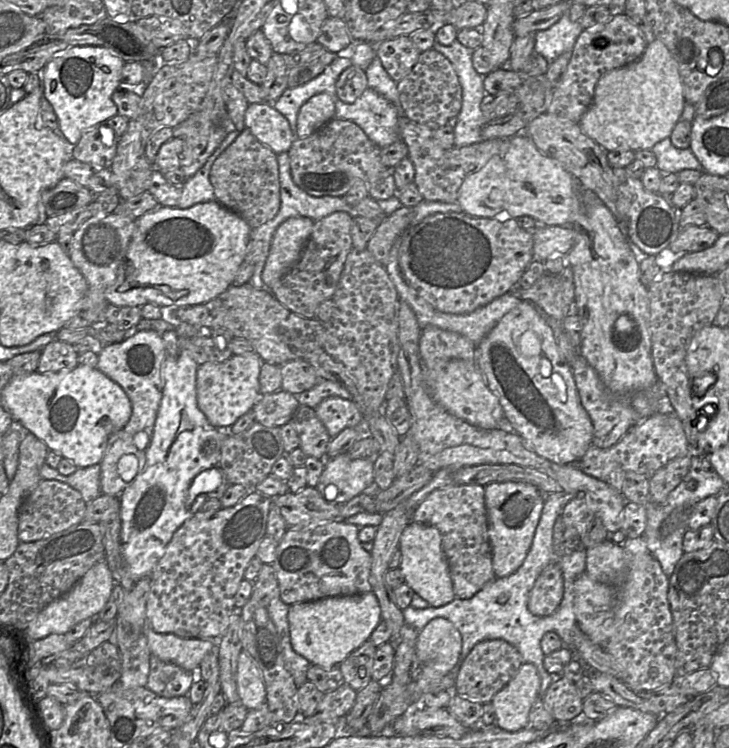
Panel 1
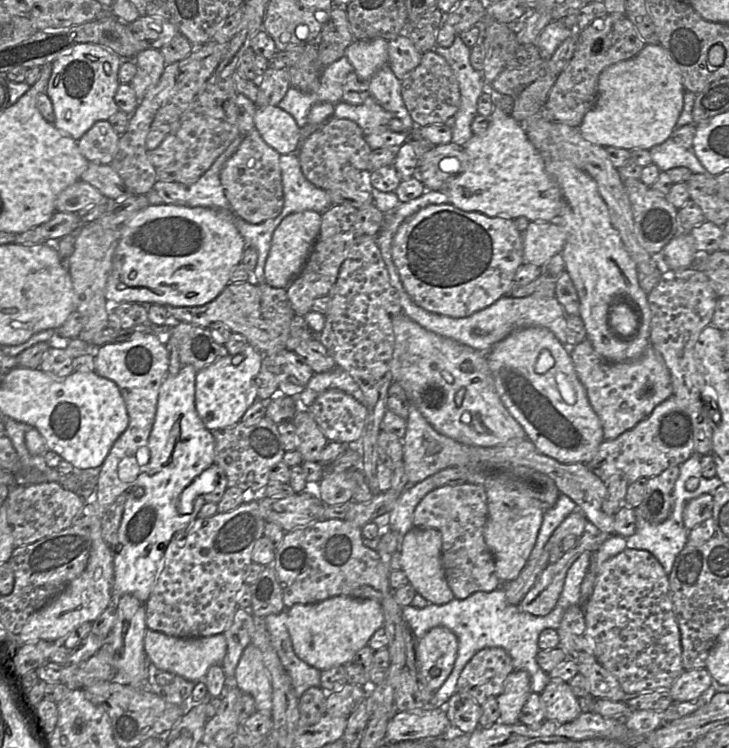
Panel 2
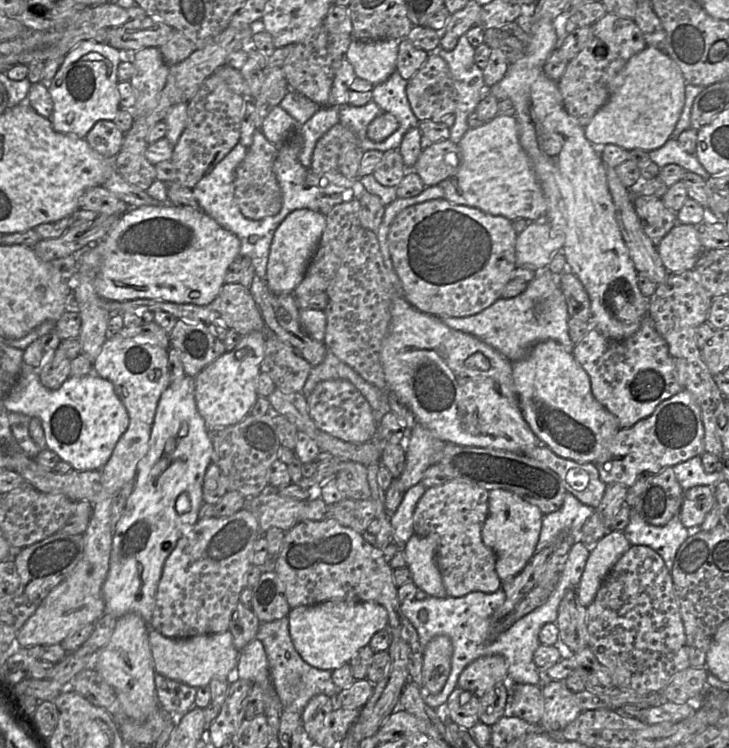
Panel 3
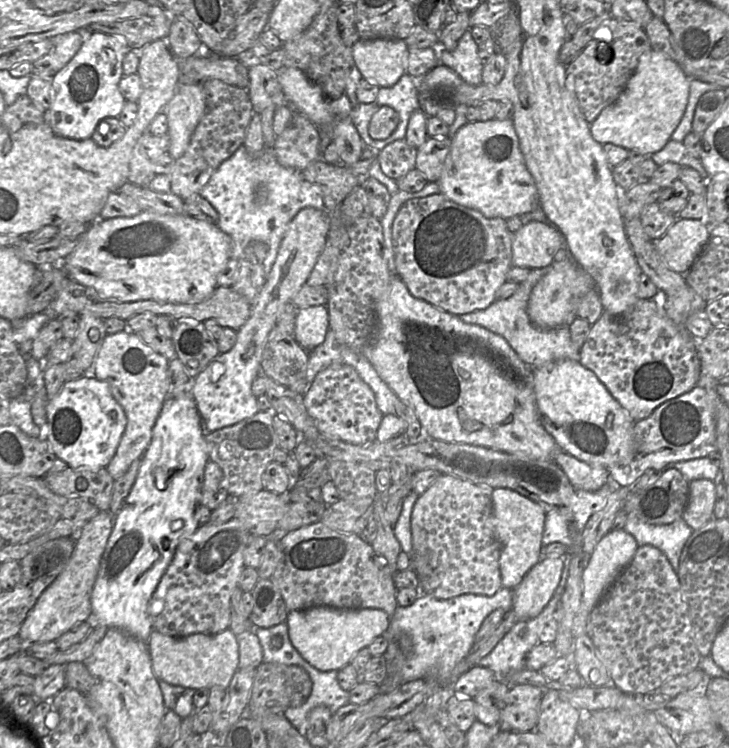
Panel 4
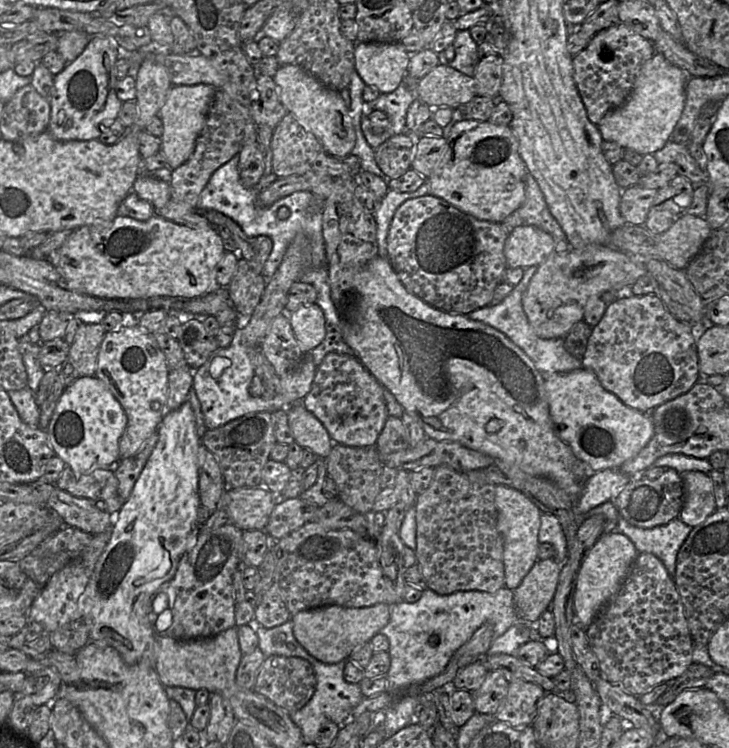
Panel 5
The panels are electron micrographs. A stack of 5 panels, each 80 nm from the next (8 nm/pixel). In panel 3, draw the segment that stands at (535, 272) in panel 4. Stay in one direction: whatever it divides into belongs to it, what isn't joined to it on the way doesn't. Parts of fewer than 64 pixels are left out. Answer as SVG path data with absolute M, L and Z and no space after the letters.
M549 269L536 270L536 276L527 288L511 298L498 298L481 312L466 317L439 317L448 327L473 335L498 350L511 362L525 358L539 342L554 340L572 353L575 343L568 333L568 320L565 297L562 293L559 275Z

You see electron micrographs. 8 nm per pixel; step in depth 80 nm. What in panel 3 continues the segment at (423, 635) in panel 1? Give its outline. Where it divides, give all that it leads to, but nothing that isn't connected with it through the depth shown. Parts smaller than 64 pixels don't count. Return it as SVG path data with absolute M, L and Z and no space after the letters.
M439 635L432 638L425 646L422 660L422 679L419 684L425 696L438 694L443 689L451 671L452 654L453 645L451 639L446 635Z

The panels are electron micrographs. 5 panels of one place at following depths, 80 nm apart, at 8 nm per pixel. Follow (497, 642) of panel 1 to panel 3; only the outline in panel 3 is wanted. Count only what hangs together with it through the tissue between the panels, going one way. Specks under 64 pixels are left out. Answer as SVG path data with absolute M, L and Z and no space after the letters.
M495 654L471 662L461 672L457 685L480 699L489 689L507 680L508 662L502 655Z

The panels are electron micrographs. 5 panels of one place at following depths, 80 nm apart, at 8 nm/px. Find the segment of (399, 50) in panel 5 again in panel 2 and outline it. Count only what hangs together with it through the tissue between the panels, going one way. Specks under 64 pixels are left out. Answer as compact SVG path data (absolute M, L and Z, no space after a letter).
M354 40L345 50L345 56L355 73L363 80L369 80L388 62L388 40Z

